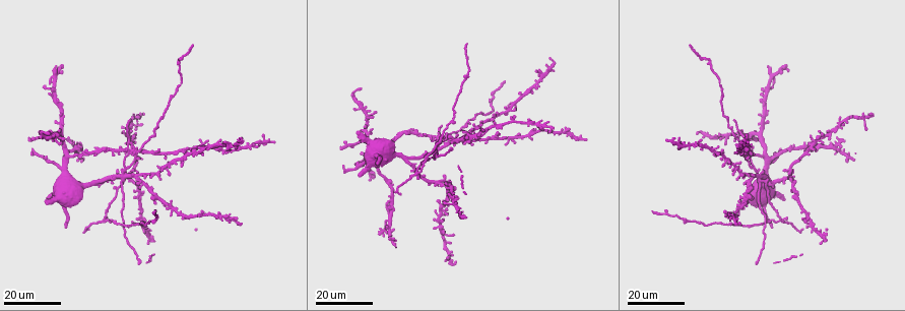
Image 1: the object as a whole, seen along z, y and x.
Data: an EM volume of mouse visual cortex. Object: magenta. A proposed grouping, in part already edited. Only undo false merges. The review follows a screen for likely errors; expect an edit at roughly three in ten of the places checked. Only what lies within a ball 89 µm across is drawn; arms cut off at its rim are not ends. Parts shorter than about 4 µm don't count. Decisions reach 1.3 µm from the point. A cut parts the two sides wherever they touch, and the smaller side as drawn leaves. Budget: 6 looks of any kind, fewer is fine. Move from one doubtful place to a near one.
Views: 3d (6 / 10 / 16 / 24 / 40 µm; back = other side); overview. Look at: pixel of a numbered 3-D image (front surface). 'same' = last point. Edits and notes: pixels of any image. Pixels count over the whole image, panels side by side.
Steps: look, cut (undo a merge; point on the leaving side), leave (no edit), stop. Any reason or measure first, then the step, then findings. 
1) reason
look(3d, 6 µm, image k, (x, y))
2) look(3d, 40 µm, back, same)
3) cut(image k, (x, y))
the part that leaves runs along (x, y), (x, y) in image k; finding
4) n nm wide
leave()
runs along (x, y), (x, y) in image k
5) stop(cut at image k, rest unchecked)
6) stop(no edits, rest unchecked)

three-way junction
look(3d, 16 µm, image 1, (104, 222))

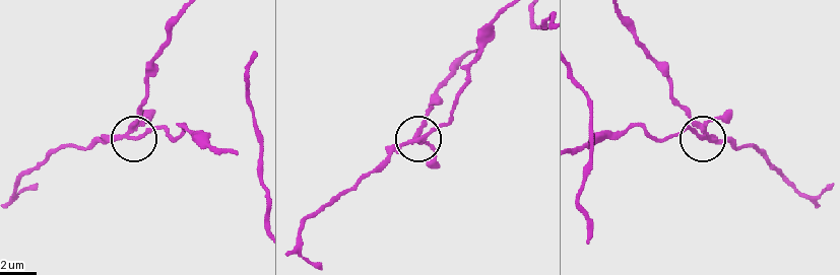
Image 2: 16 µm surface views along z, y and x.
look(3d, 6 µm, image 2, (132, 134))

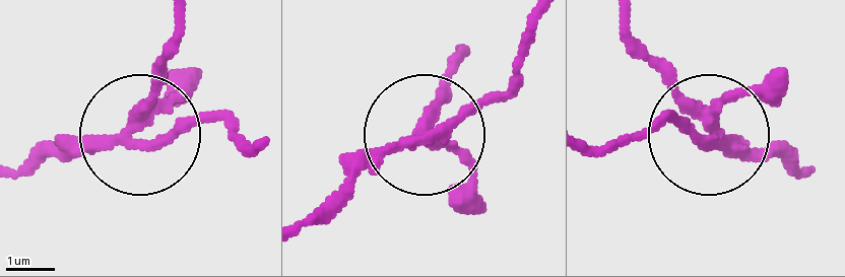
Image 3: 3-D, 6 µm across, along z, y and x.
side arm 12 µm
cut(image 3, (201, 113))
the part that leaves runs along (141, 145), (210, 122), (251, 145) in image 3; a second cell is stuck on

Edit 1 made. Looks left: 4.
small branch off a trunk
look(3d, 24 µm, image 1, (728, 135))

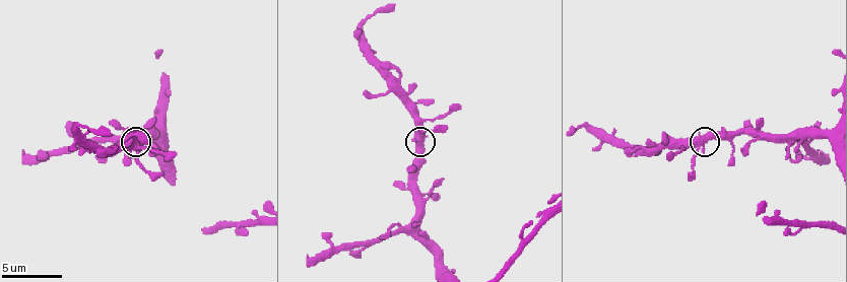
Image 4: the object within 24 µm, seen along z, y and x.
look(3d, 10 µm, image 4, (697, 149))

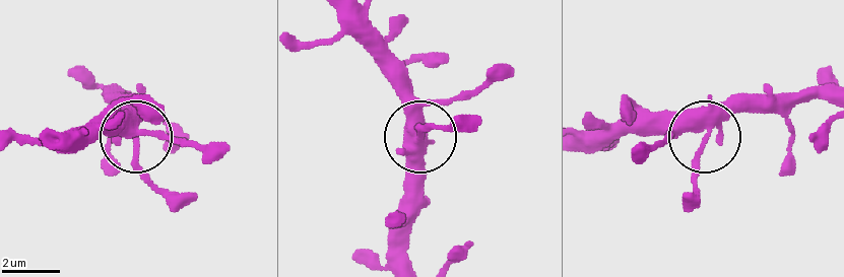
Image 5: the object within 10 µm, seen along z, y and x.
leave()
runs along (409, 256), (411, 147), (426, 130), (453, 125) in image 5; continuous, no second cell

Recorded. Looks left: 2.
thin arm on a thick one
look(3d, 24 µm, image 1, (121, 180))

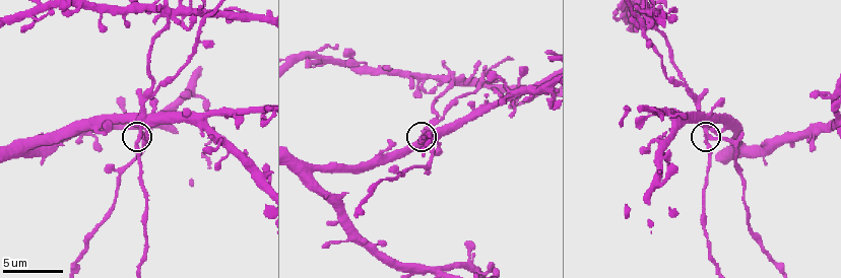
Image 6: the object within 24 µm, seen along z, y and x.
look(3d, 10 µm, image 6, (147, 133))

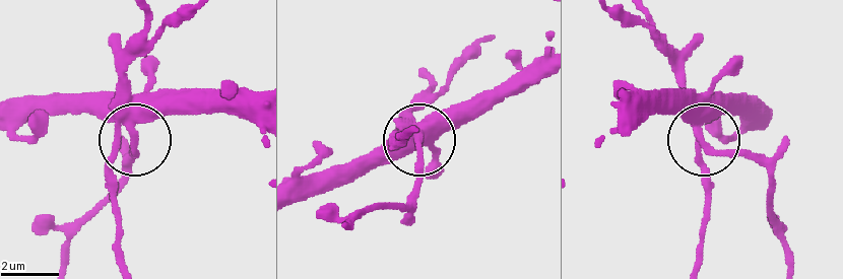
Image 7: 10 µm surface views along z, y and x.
3 arms
leave()
runs along (756, 128), (743, 116), (719, 116), (702, 138), (770, 159) in image 7; continuous, no second cell

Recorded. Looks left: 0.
stop(cut at image 3, rest unchecked)

